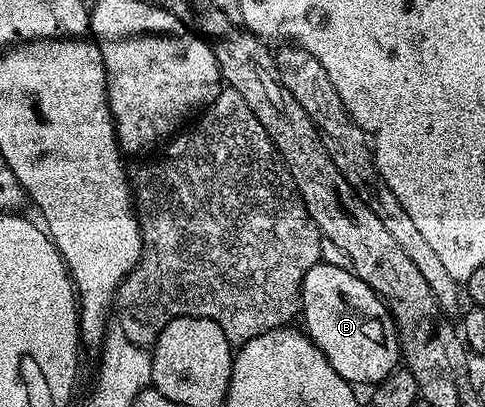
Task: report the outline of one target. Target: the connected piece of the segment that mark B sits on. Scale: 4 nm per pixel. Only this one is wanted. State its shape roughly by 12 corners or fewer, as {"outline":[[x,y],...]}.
{"outline":[[350,269],[301,286],[311,341],[352,386],[400,368],[386,301]]}

